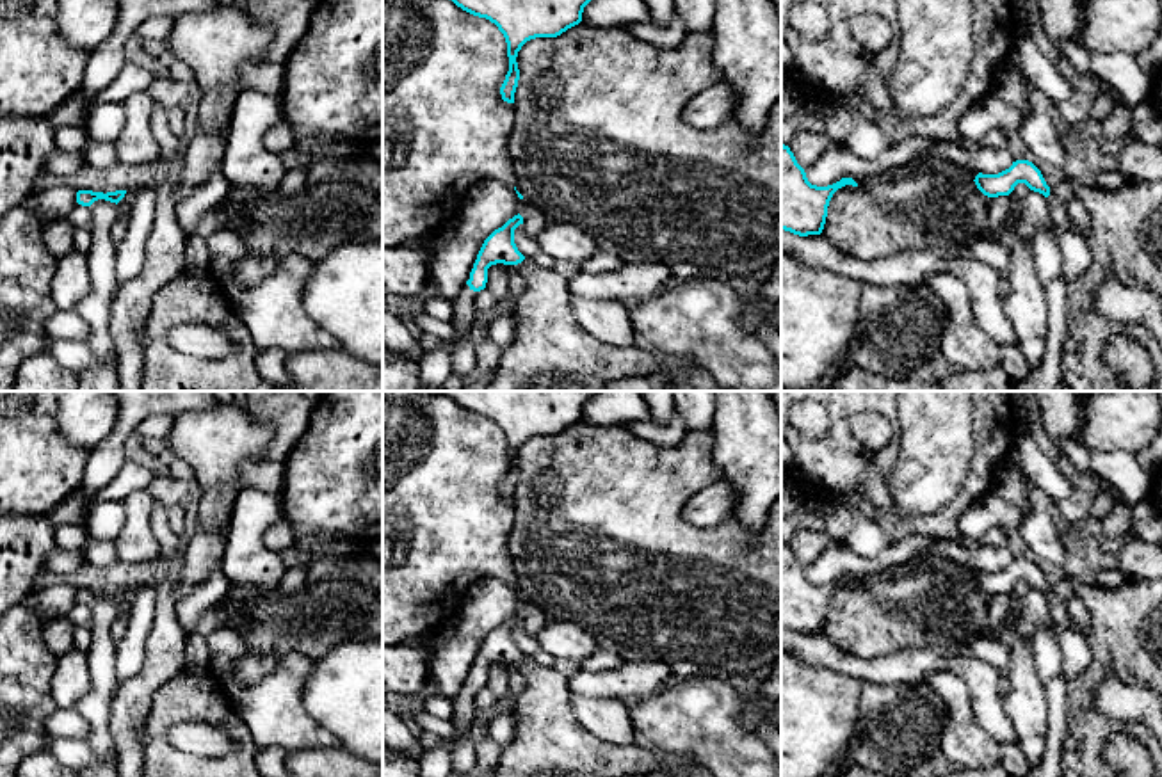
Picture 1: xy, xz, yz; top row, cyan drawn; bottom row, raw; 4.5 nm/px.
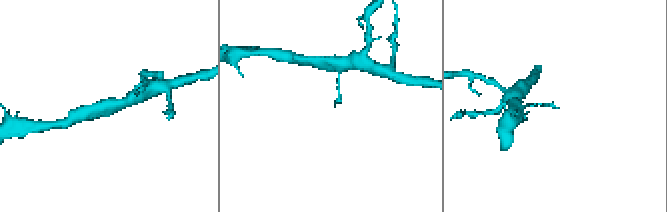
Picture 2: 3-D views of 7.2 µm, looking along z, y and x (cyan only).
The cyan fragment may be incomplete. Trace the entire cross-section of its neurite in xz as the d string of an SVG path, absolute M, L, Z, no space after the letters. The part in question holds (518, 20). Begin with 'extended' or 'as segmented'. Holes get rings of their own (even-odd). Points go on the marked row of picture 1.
as segmented; M452 0L463 11L498 27L507 43L509 71L500 87L502 100L514 103L520 80L518 52L536 37L557 37L582 21L591 0Z

